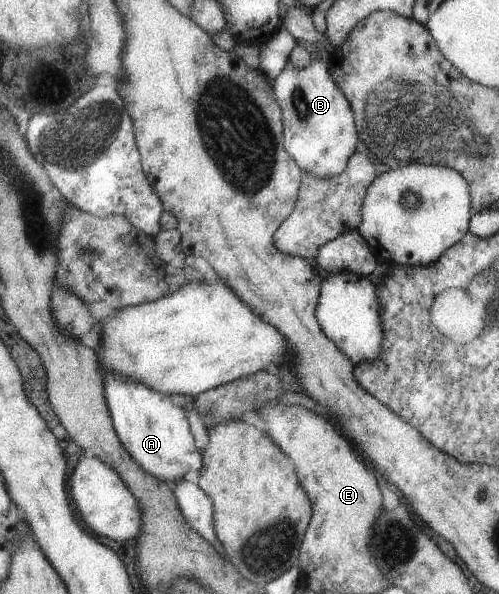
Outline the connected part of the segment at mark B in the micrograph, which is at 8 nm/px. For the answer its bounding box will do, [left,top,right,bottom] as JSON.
[274,59,357,178]

